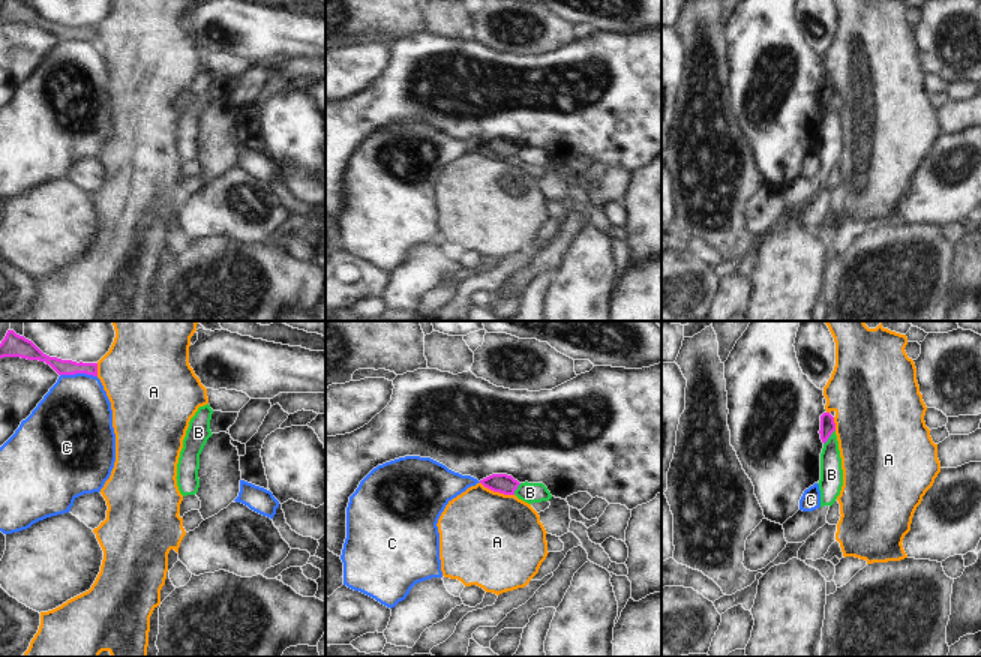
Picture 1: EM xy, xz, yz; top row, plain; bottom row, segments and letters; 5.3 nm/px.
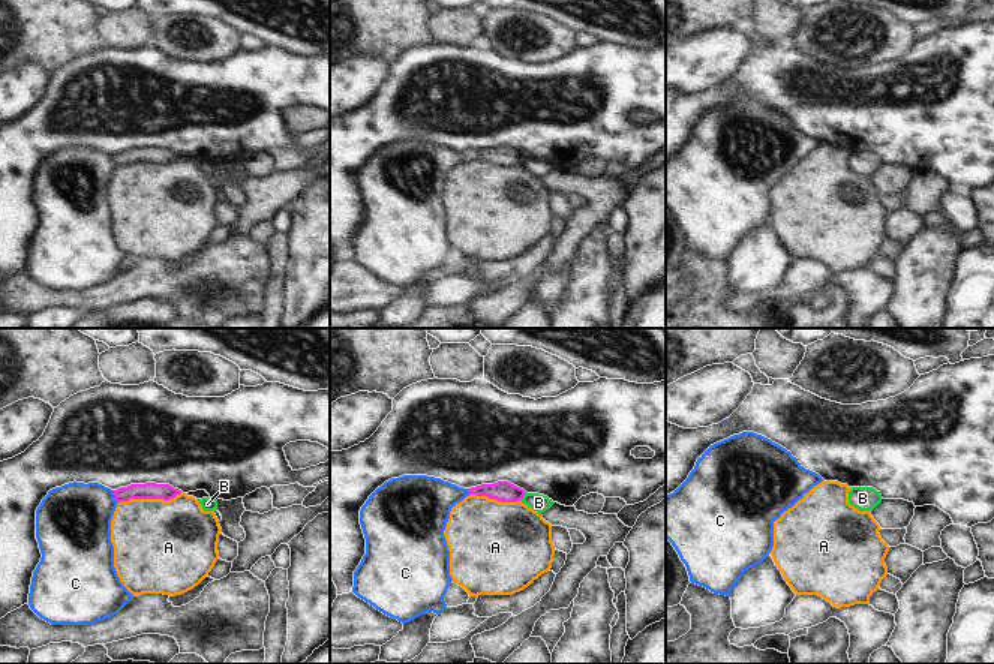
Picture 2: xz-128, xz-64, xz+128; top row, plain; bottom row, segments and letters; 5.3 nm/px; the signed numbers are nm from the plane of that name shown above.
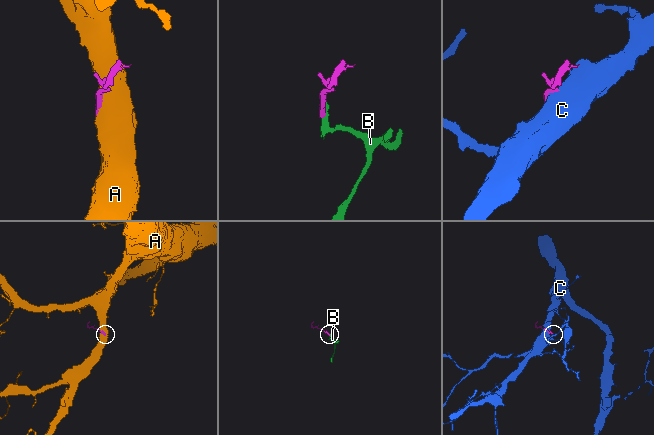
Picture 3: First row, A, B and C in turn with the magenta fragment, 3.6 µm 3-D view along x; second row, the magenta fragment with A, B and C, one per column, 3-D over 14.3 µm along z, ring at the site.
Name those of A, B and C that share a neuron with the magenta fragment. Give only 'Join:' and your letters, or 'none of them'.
Join: none of them

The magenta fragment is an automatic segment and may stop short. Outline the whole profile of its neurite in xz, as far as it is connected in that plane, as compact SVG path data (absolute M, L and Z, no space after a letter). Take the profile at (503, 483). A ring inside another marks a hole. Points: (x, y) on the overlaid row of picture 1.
M492 474L480 480L480 483L484 488L504 495L514 495L514 490L520 484L518 480L514 480L512 476L507 474Z

